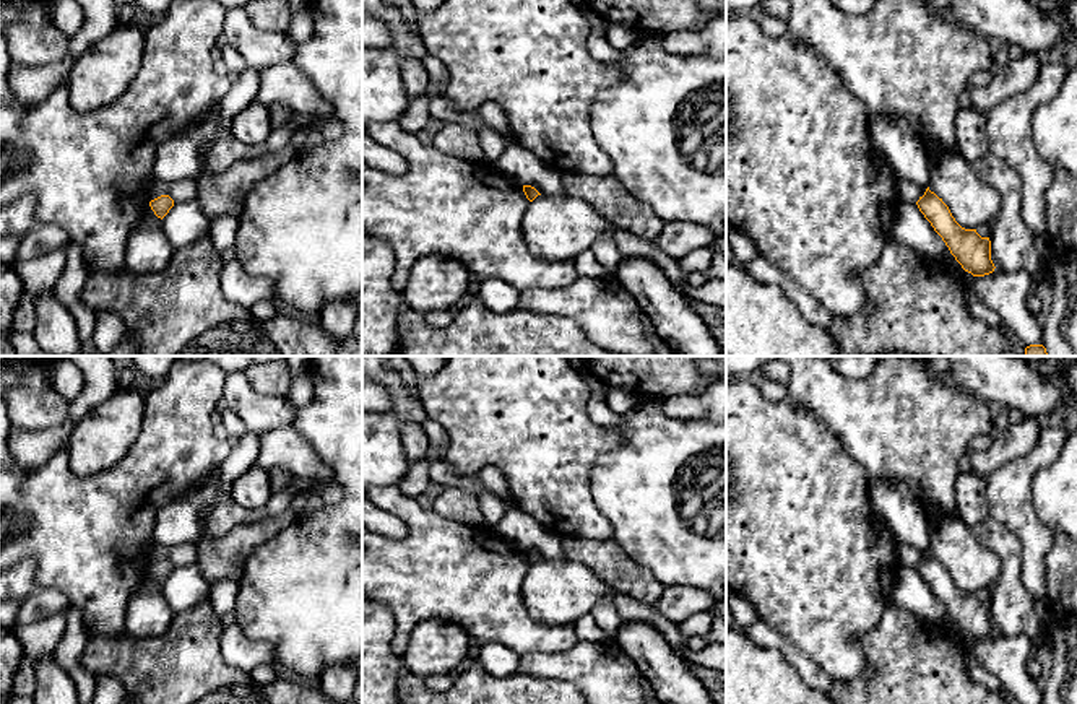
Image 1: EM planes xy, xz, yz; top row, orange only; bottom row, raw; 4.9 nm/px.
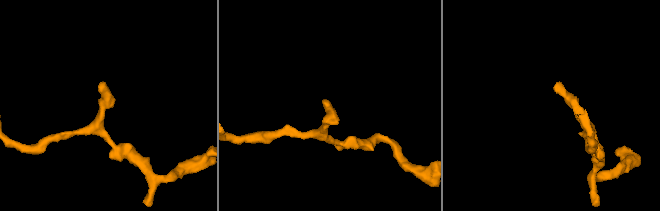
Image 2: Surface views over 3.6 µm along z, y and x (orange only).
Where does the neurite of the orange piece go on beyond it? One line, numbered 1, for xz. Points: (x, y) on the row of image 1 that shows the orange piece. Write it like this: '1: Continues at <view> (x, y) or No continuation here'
1: No continuation here

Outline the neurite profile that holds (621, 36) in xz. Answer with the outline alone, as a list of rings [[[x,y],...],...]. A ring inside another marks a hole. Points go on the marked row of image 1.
[[[612,23],[606,33],[606,39],[614,49],[625,50],[632,46],[635,33],[625,23]]]

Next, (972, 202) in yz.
[[[928,150],[929,190],[965,229],[988,224],[999,211],[999,193],[980,179],[960,151]]]

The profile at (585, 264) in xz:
[[[591,249],[582,252],[573,259],[573,265],[578,276],[604,278],[609,276],[609,270],[593,255]]]

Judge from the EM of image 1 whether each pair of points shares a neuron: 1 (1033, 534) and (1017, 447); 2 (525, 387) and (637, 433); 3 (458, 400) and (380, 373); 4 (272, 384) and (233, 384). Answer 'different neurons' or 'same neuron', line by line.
1: different neurons
2: different neurons
3: different neurons
4: different neurons

